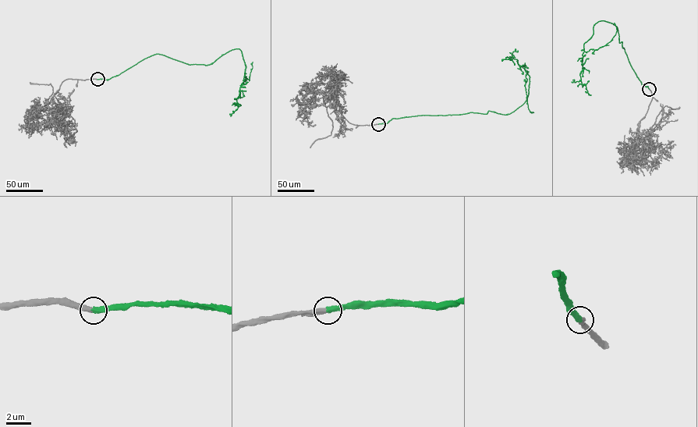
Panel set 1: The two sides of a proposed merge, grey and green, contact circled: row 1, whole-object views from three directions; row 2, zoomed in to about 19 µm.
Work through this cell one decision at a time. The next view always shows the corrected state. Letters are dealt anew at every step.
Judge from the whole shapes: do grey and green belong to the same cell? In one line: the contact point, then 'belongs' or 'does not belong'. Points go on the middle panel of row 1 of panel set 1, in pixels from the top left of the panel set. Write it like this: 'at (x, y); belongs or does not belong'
at (378, 124); belongs

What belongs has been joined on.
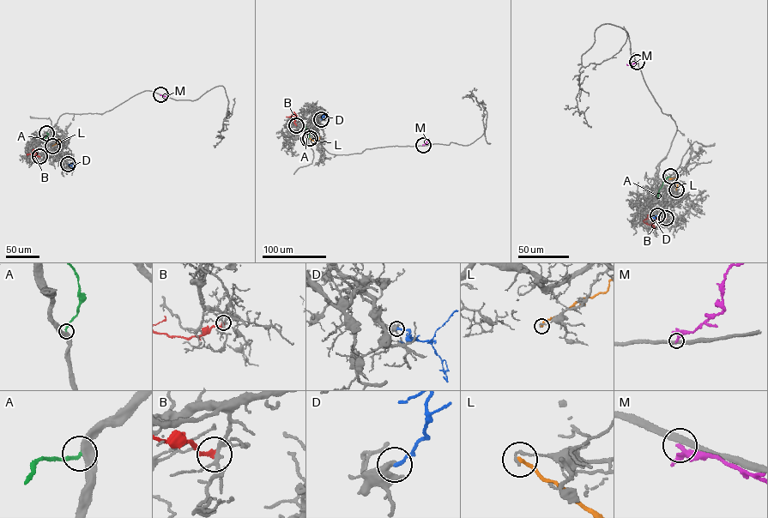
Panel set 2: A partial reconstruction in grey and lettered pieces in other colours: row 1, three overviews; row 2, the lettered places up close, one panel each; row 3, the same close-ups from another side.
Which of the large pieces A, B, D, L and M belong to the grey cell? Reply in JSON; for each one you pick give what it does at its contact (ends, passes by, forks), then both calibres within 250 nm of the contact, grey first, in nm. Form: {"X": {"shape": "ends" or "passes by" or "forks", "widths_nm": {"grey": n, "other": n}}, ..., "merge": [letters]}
{"merge": []}

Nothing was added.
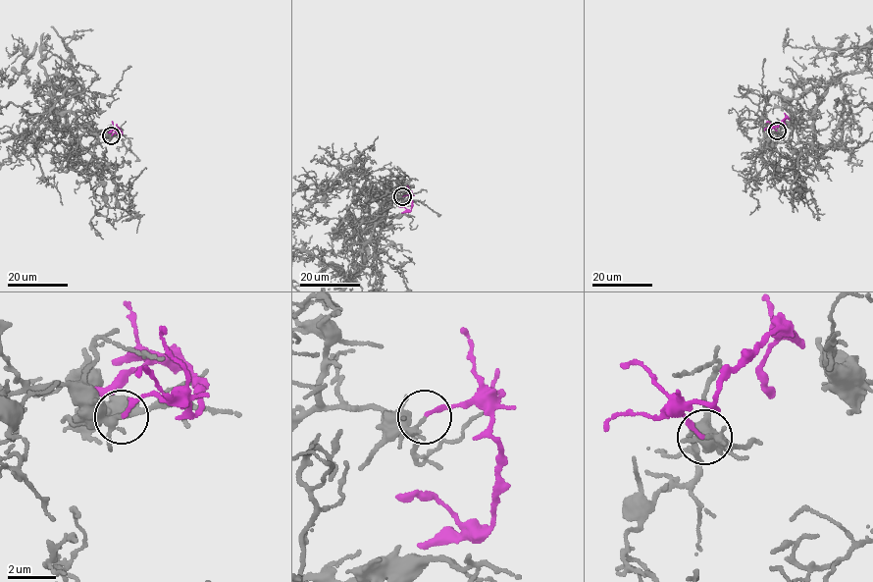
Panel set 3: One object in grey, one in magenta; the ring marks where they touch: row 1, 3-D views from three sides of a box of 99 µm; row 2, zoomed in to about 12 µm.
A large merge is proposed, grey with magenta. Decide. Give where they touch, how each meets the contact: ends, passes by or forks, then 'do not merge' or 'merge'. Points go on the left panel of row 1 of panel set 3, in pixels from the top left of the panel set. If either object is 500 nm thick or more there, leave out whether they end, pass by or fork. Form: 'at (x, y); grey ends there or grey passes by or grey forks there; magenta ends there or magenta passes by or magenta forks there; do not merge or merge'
at (111, 135); grey passes by; magenta ends there; do not merge

